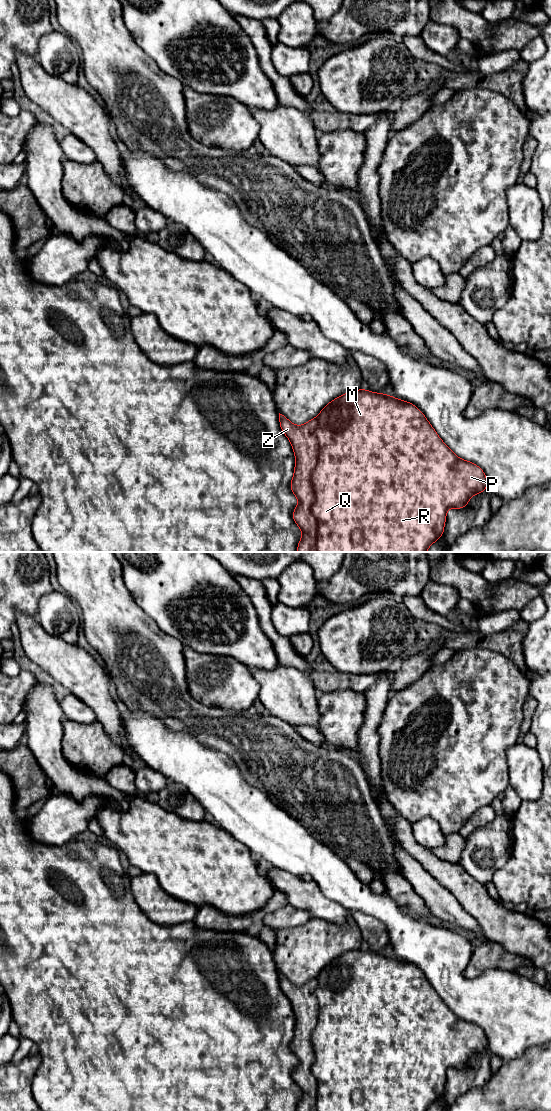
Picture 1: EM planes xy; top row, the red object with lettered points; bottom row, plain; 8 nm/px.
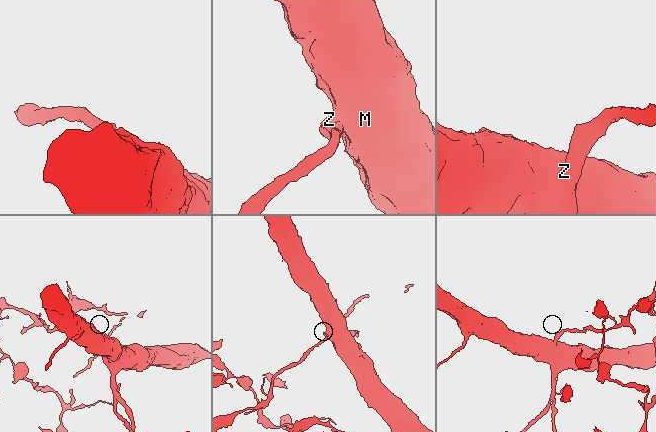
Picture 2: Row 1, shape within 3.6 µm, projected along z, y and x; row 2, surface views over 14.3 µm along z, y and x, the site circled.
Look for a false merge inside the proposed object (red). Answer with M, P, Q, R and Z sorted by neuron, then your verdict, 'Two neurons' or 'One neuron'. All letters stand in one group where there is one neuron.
Groups: M P Q R / Z. Two neurons

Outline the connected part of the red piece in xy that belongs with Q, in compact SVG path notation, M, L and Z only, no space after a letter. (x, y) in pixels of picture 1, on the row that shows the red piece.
M366 390L349 391L328 403L317 416L315 435L318 440L318 460L312 472L314 502L312 513L317 520L317 552L426 552L444 533L449 508L463 509L473 495L487 490L487 477L476 464L455 455L440 439L424 414L414 404L391 395Z

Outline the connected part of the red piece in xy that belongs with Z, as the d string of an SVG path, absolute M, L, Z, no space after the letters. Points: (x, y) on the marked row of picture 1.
M279 413L279 422L281 430L291 442L296 460L290 488L298 498L298 505L292 513L293 520L302 531L297 552L317 552L317 520L312 513L314 491L311 478L318 460L319 444L315 435L318 421L312 418L296 426Z

